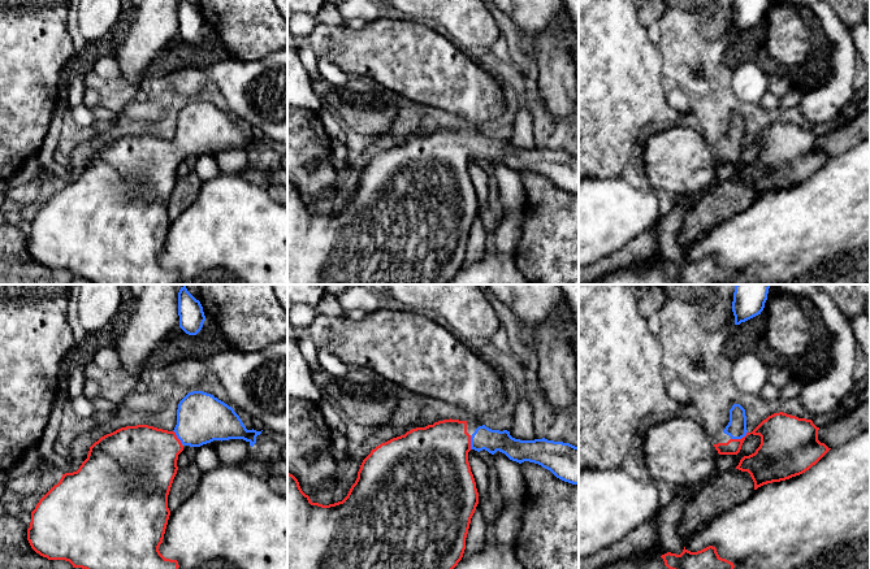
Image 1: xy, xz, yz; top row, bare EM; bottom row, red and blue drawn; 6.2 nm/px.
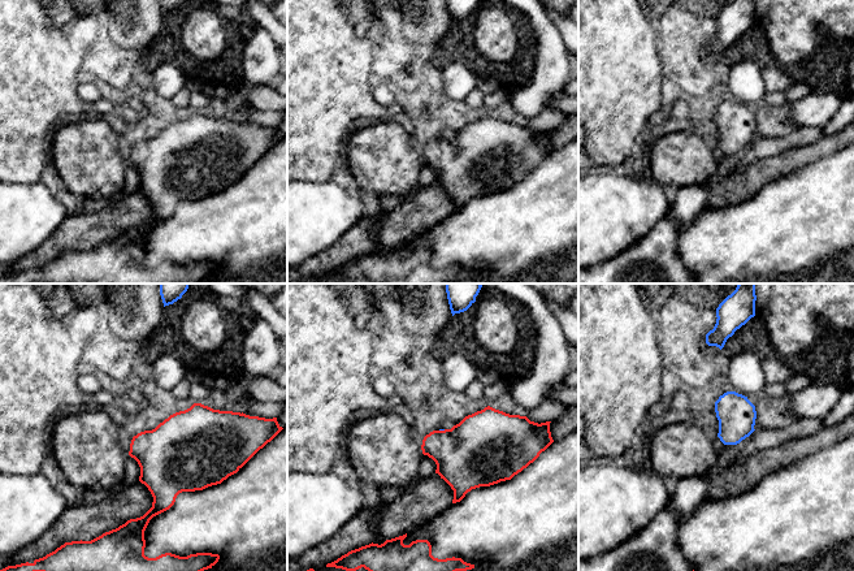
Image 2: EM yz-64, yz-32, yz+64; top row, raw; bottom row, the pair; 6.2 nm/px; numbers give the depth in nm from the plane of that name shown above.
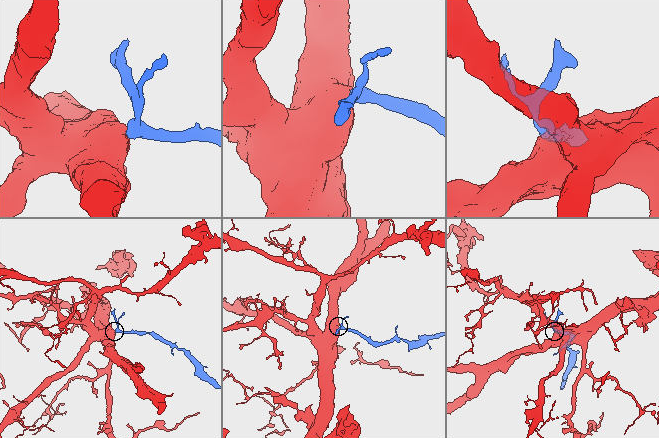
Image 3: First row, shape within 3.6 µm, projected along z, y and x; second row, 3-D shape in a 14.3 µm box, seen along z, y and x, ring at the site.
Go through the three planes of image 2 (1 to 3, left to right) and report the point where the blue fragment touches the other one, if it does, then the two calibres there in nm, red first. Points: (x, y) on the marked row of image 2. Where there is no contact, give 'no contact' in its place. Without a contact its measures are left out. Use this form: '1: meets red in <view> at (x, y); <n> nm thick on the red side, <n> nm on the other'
1: no contact
2: meets red in yz-32 at (442, 431); 420 nm thick on the red side, 20 nm on the other
3: no contact

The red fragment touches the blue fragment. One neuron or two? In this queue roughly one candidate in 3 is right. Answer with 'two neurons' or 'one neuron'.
one neuron

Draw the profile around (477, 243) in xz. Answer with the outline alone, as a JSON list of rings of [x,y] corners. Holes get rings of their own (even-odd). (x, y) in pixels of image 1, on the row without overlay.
[[[477,213],[476,220],[471,227],[468,243],[466,247],[464,265],[477,262],[489,248],[489,236],[485,233],[480,214]]]

